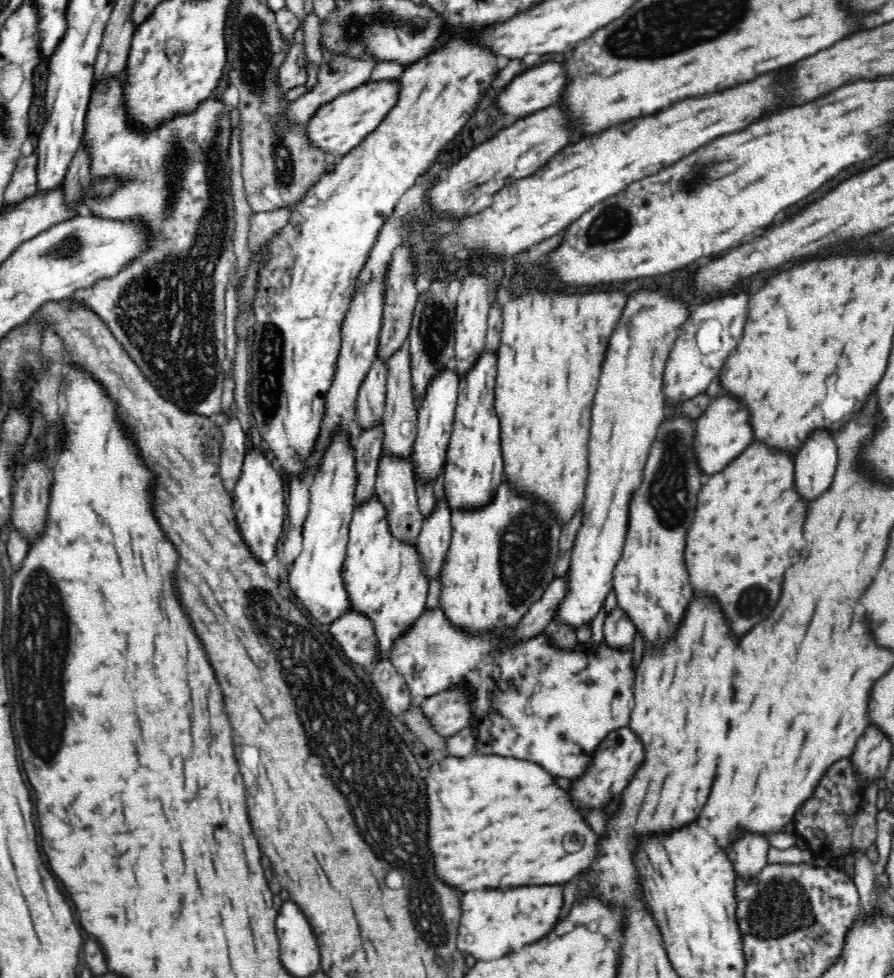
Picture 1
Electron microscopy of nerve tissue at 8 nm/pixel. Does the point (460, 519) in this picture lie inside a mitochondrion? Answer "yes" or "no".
no

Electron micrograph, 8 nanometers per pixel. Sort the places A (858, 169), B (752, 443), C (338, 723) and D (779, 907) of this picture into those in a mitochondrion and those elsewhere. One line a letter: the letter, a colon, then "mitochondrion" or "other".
A: other
B: other
C: mitochondrion
D: mitochondrion

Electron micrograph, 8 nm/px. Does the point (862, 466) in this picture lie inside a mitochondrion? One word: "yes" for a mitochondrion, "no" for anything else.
no

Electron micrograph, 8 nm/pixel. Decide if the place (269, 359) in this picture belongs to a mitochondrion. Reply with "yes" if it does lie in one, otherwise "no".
yes

